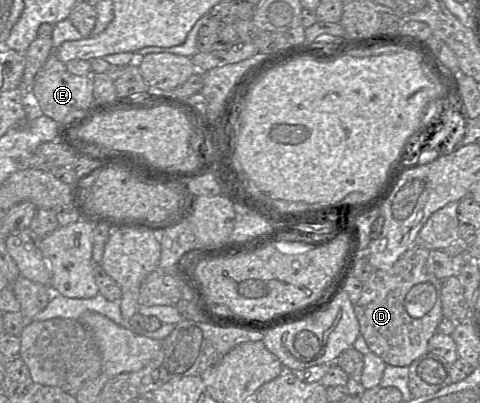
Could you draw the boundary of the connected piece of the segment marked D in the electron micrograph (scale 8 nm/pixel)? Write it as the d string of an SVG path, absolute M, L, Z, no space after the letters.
M415 244L404 252L390 267L374 270L368 280L363 283L361 296L354 305L354 312L360 327L360 334L367 346L387 365L405 367L428 352L430 338L437 332L443 319L441 291L443 280L430 274L426 268L430 254L428 247Z

